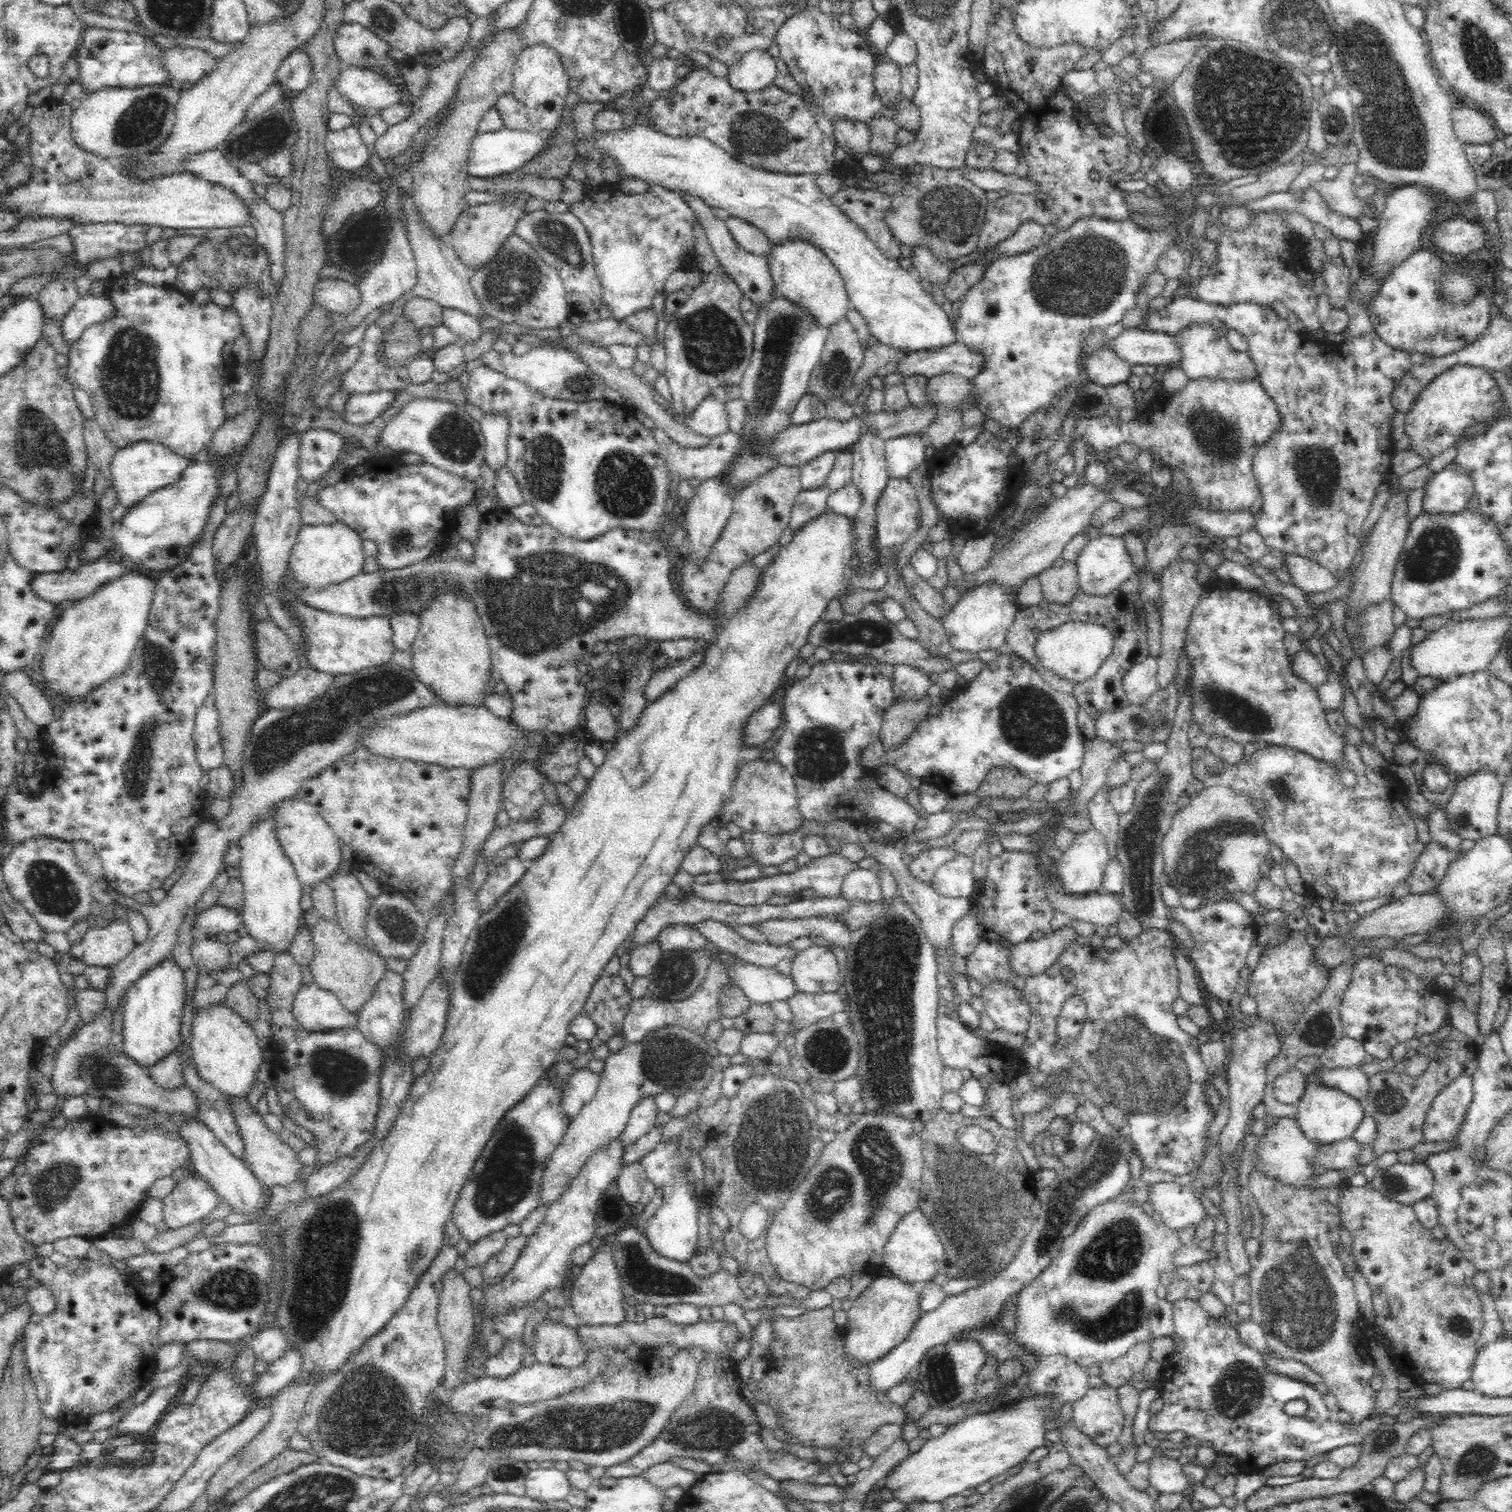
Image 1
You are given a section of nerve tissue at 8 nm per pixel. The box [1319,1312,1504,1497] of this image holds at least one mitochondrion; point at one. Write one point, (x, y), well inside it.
(1478, 1460)

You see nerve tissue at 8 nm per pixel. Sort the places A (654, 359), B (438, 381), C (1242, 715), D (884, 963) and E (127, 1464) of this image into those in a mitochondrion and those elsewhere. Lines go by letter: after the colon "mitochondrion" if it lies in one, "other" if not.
A: other
B: other
C: mitochondrion
D: mitochondrion
E: other

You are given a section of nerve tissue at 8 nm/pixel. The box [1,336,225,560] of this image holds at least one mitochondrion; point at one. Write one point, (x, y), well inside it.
(41, 448)

